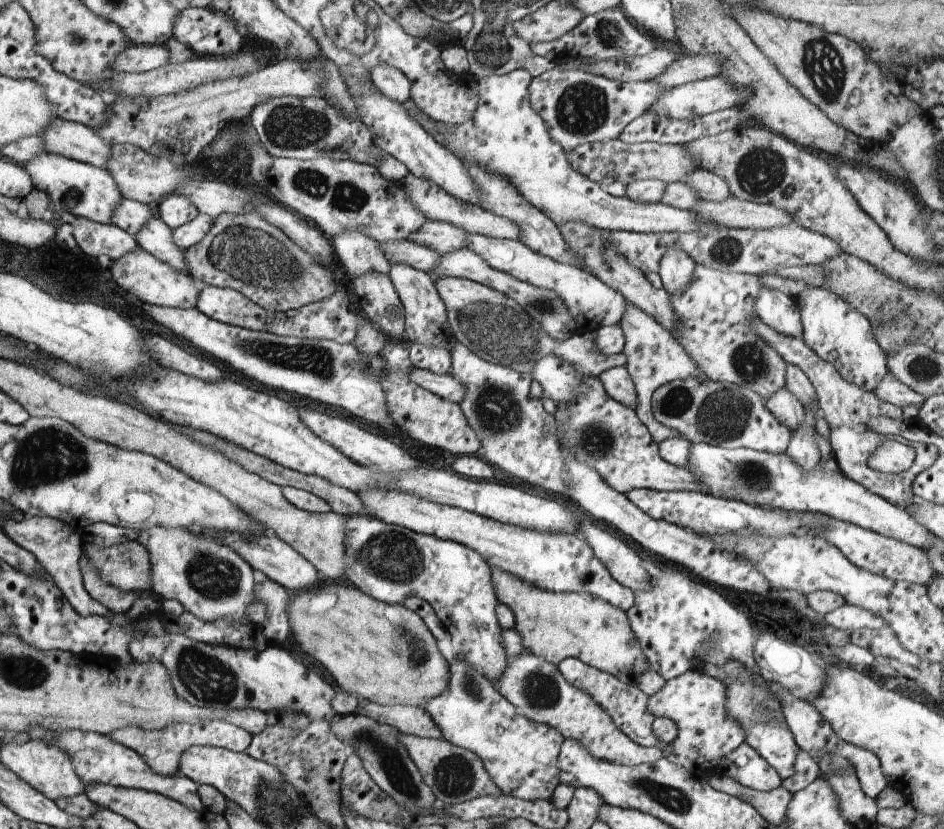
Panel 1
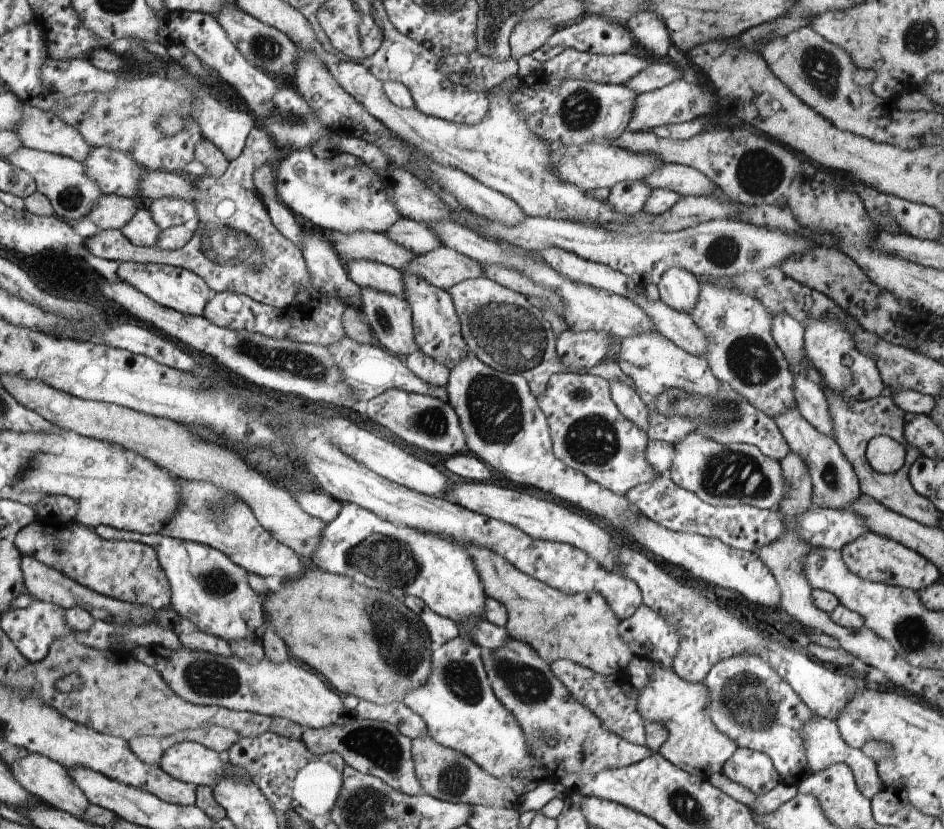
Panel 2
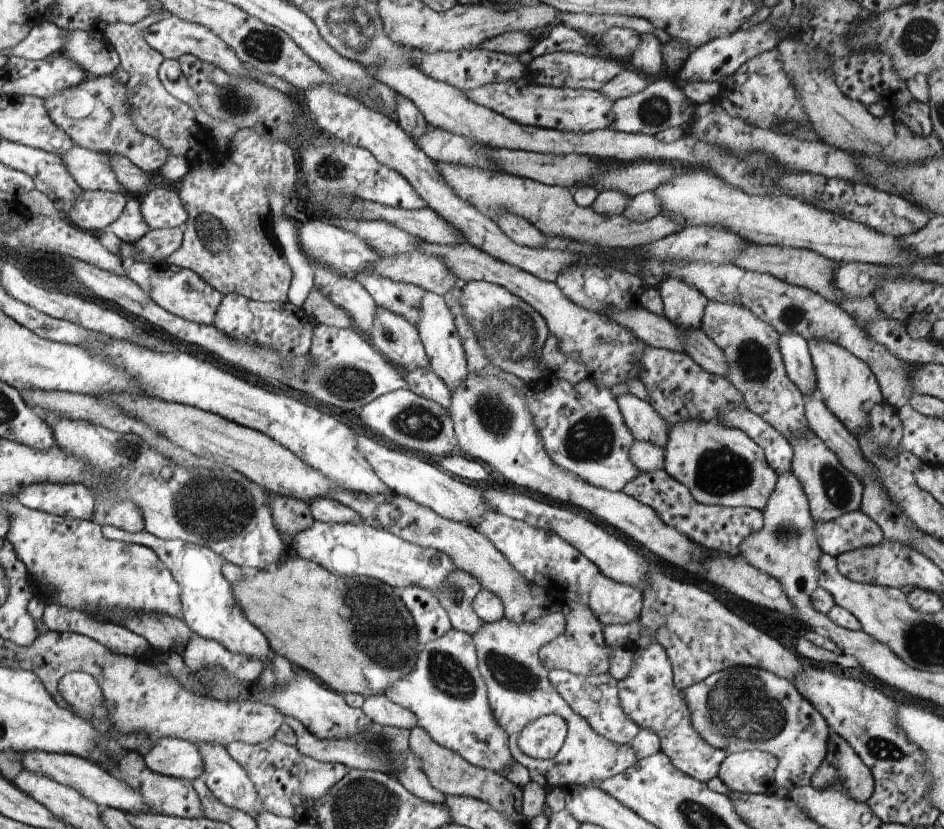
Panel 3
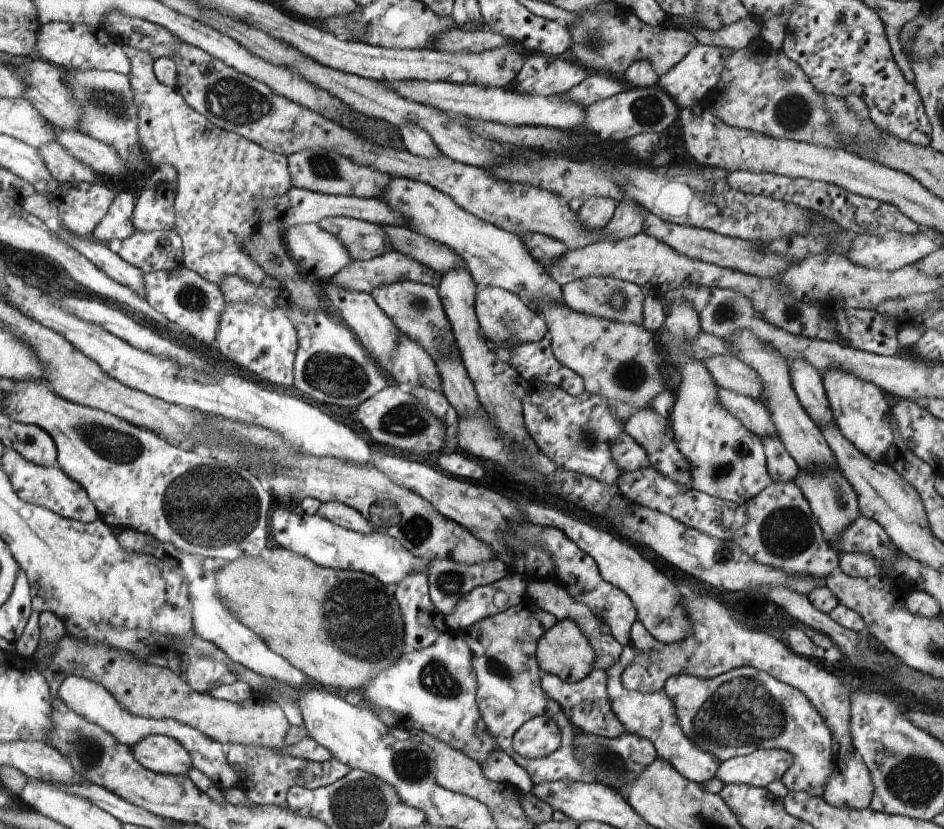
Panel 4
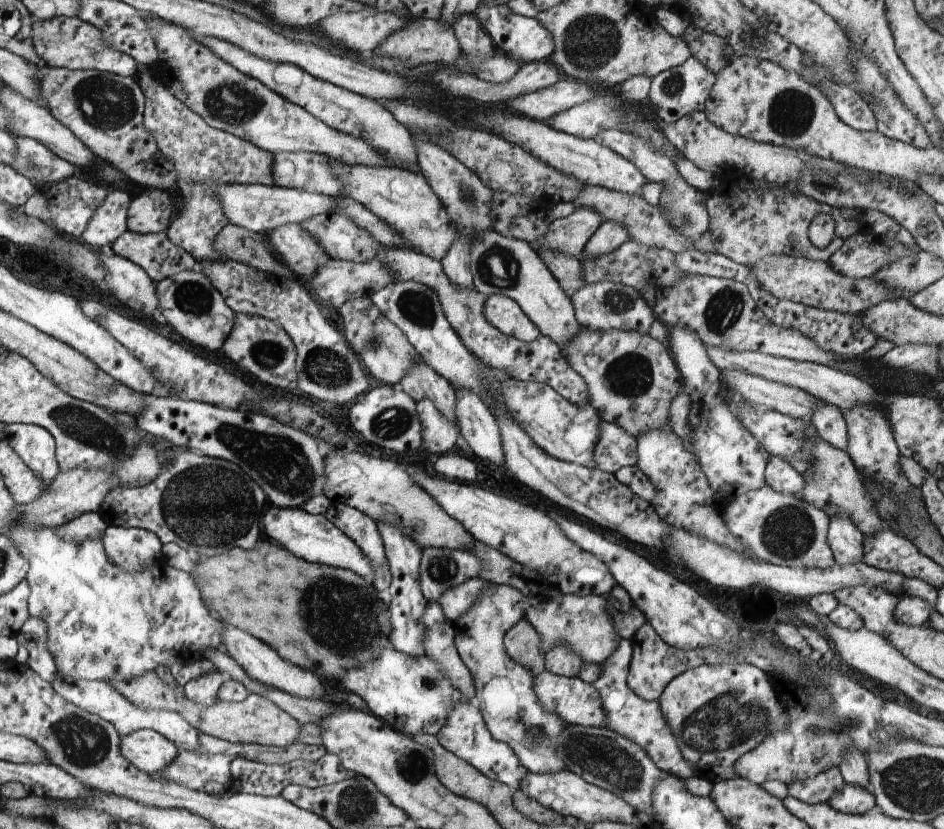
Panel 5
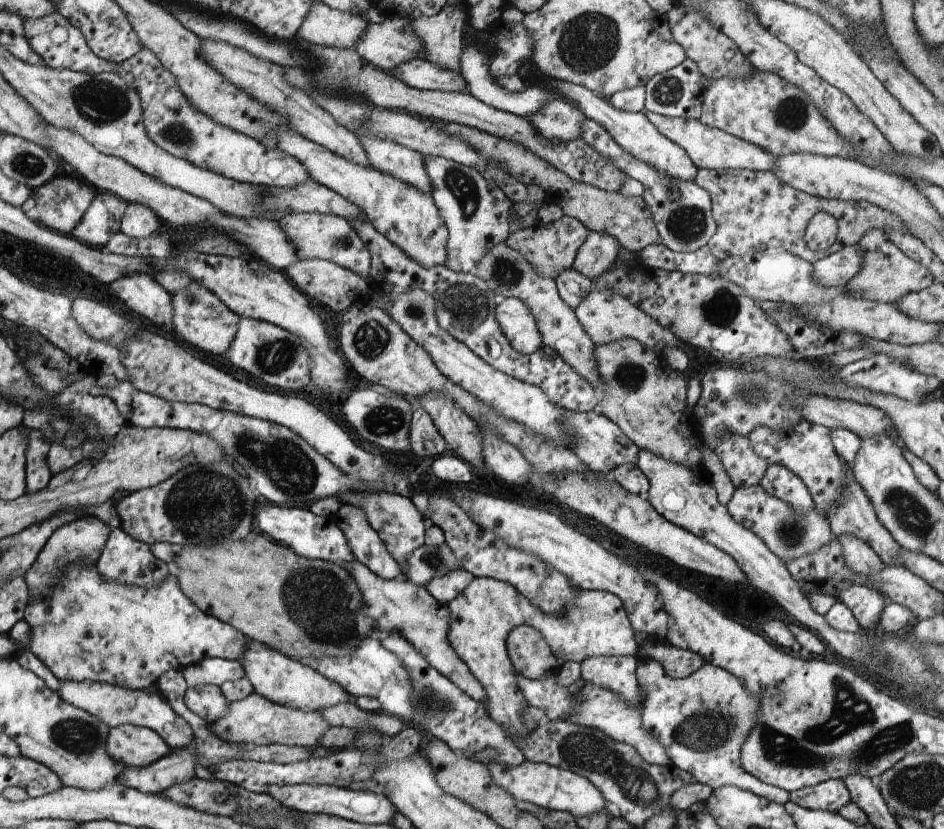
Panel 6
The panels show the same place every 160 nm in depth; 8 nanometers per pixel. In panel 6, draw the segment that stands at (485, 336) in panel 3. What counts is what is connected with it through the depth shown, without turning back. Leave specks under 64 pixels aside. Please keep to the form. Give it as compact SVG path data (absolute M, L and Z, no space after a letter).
M505 297L496 310L496 317L505 338L518 353L530 355L543 344L536 319L521 299Z

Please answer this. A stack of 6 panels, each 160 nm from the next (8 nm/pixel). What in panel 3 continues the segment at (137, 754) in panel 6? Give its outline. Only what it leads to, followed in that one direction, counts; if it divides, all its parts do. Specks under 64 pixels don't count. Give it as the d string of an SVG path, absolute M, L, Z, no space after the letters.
M155 739L155 744L143 758L149 771L169 778L192 782L204 773L204 760L199 750L192 743L180 739Z

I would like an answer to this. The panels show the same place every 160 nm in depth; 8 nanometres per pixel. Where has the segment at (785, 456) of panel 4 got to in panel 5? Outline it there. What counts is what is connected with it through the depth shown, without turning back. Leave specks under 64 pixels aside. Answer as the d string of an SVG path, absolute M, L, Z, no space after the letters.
M770 456L764 470L766 486L782 494L795 494L801 497L803 477L791 464L787 464L781 456Z

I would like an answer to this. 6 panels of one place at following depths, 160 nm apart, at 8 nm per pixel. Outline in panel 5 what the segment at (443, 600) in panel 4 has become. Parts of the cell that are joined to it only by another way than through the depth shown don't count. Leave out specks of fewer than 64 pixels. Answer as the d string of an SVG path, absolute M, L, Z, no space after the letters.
M425 547L420 554L421 594L427 601L436 602L445 589L475 577L480 566L480 560L463 549Z

